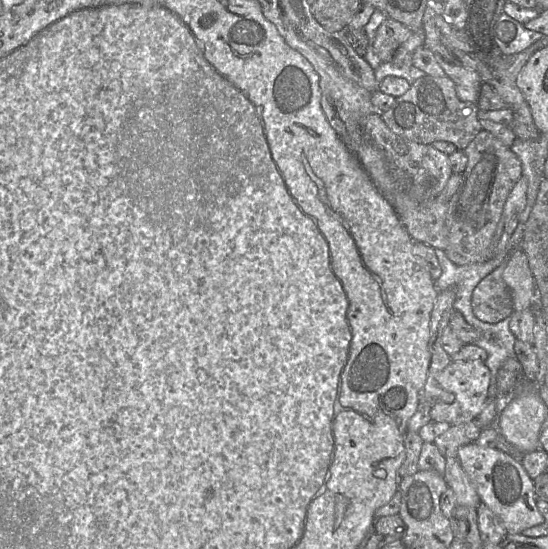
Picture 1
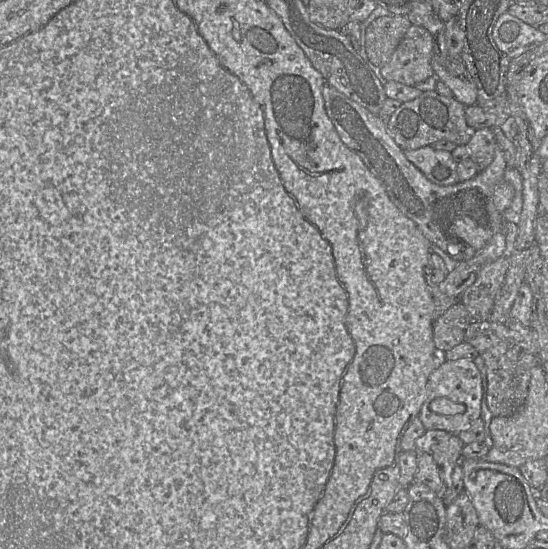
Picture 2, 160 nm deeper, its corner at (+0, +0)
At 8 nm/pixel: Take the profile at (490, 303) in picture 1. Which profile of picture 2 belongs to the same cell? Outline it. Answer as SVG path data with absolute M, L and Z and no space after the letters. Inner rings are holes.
M328 83L324 84L322 95L326 113L342 142L362 159L380 181L394 205L417 225L431 244L441 248L453 260L461 262L473 258L494 234L505 234L506 245L503 254L485 264L475 282L460 295L460 302L475 322L489 320L496 295L509 268L518 234L518 225L507 222L502 213L497 211L493 201L495 189L504 181L507 167L501 148L496 143L492 163L475 177L454 185L438 186L406 159L403 150L391 137L382 117L373 115Z

